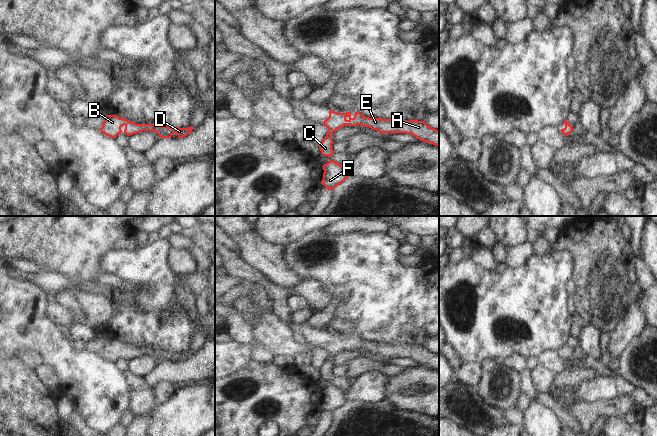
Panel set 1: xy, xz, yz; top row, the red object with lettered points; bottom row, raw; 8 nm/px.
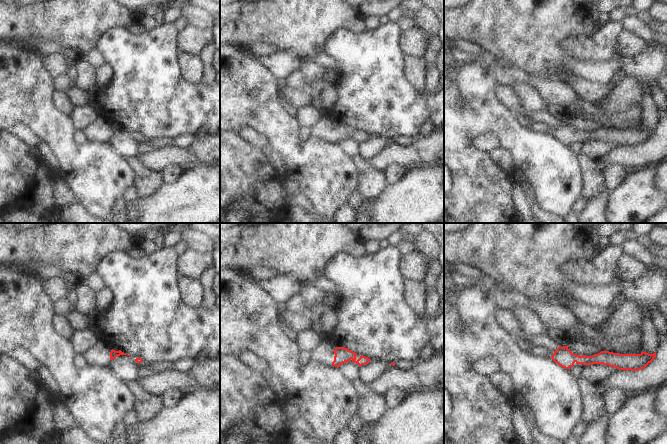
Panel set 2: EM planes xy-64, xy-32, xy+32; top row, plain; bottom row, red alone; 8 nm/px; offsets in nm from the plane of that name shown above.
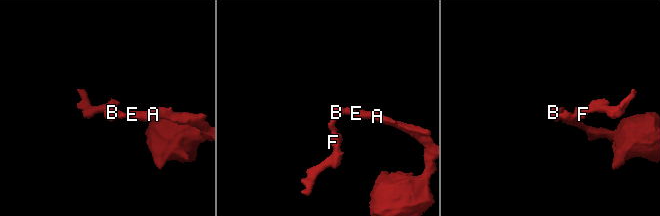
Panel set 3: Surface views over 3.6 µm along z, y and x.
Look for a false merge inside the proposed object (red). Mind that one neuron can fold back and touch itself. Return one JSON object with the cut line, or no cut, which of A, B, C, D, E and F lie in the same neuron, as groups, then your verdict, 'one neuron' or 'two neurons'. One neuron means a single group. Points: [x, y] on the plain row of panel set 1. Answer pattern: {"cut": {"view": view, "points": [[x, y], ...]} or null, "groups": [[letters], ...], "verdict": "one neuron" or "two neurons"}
{"cut": null, "groups": [["A", "B", "C", "D", "E", "F"]], "verdict": "one neuron"}

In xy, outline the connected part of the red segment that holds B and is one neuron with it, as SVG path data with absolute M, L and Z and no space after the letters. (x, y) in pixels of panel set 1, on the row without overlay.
M107 339L103 345L102 351L99 353L105 359L115 362L117 359L121 358L121 351L124 350L124 357L128 360L137 358L142 355L154 355L161 362L171 362L174 357L178 359L178 362L183 362L187 360L194 351L188 352L178 352L178 351L168 351L168 350L158 350L154 348L136 348L125 342L120 342L115 339Z

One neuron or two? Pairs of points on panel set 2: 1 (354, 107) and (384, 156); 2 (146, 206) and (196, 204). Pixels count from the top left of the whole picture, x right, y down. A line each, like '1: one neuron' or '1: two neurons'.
1: two neurons
2: one neuron

